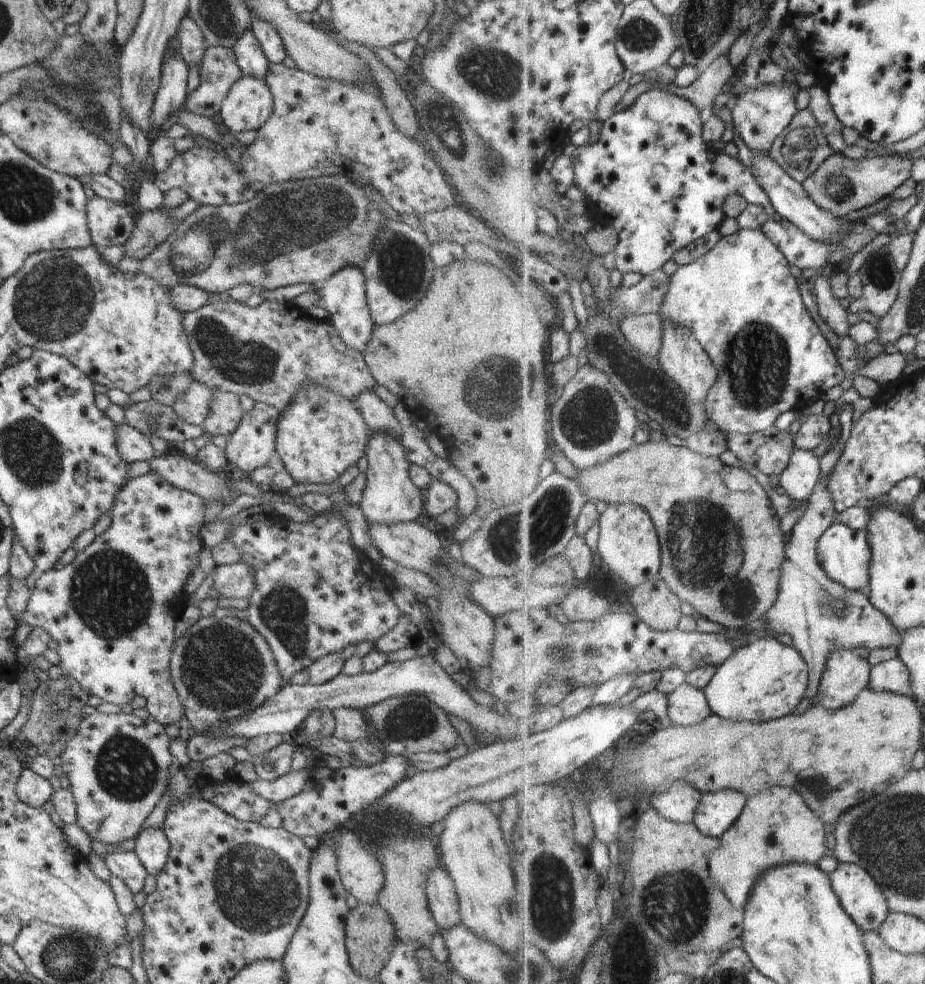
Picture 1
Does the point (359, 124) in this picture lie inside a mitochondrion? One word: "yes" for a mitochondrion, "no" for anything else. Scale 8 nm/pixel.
no

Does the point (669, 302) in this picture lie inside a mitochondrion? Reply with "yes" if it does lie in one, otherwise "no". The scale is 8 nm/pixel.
no

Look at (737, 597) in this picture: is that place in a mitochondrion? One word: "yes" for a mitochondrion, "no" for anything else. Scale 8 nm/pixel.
yes

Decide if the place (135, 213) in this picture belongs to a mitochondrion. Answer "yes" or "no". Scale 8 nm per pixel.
no

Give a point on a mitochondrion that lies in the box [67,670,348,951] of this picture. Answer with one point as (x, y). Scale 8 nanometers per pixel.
(259, 890)

